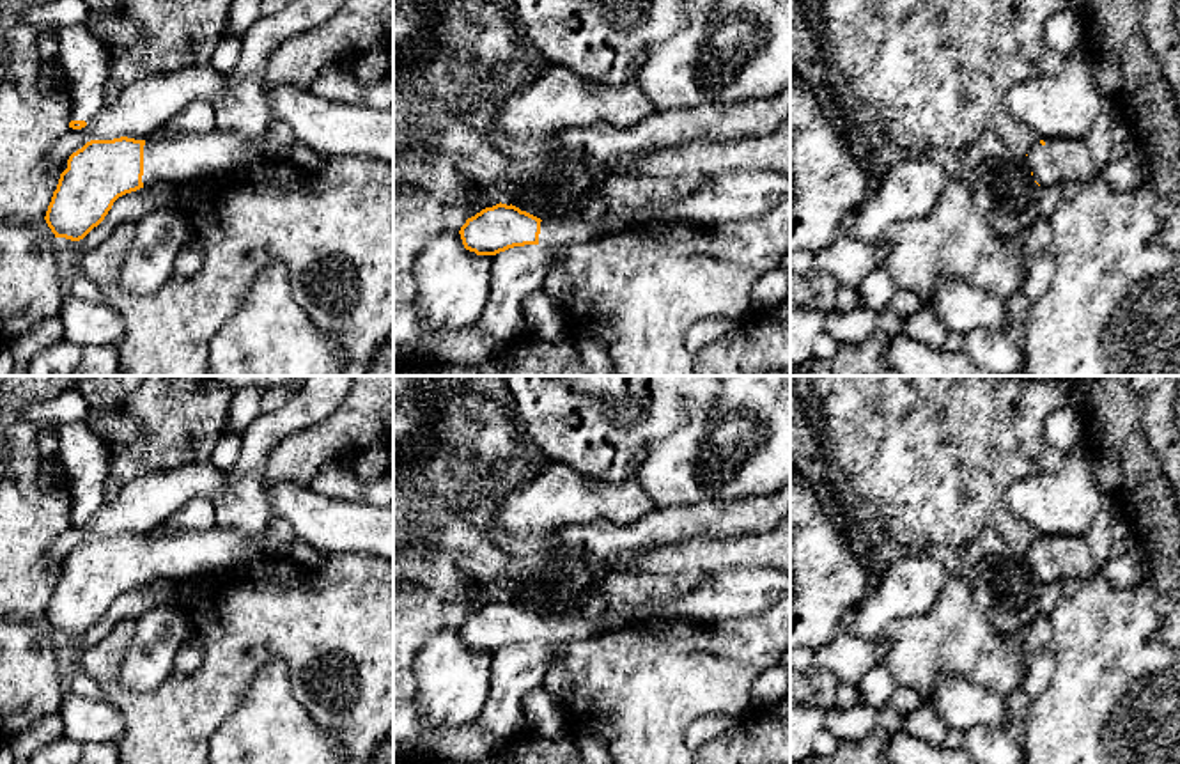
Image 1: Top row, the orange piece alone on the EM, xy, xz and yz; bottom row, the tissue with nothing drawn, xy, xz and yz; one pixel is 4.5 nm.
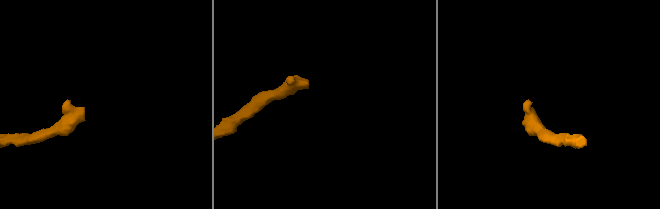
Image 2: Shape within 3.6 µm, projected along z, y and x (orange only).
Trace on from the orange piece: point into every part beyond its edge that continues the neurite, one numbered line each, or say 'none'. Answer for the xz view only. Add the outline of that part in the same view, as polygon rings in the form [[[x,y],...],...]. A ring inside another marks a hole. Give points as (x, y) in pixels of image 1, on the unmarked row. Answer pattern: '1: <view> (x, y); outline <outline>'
1: xz (743, 592); outline [[[737,567],[703,576],[689,594],[654,601],[624,612],[609,610],[601,620],[581,615],[540,619],[539,642],[567,645],[618,631],[650,619],[677,619],[718,624],[764,613],[790,594],[790,573],[772,567]]]

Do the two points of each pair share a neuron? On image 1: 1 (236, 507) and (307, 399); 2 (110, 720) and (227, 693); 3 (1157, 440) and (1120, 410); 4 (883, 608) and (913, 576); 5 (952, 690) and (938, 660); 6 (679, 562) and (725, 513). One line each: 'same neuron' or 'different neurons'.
1: same neuron
2: different neurons
3: different neurons
4: same neuron
5: different neurons
6: different neurons

